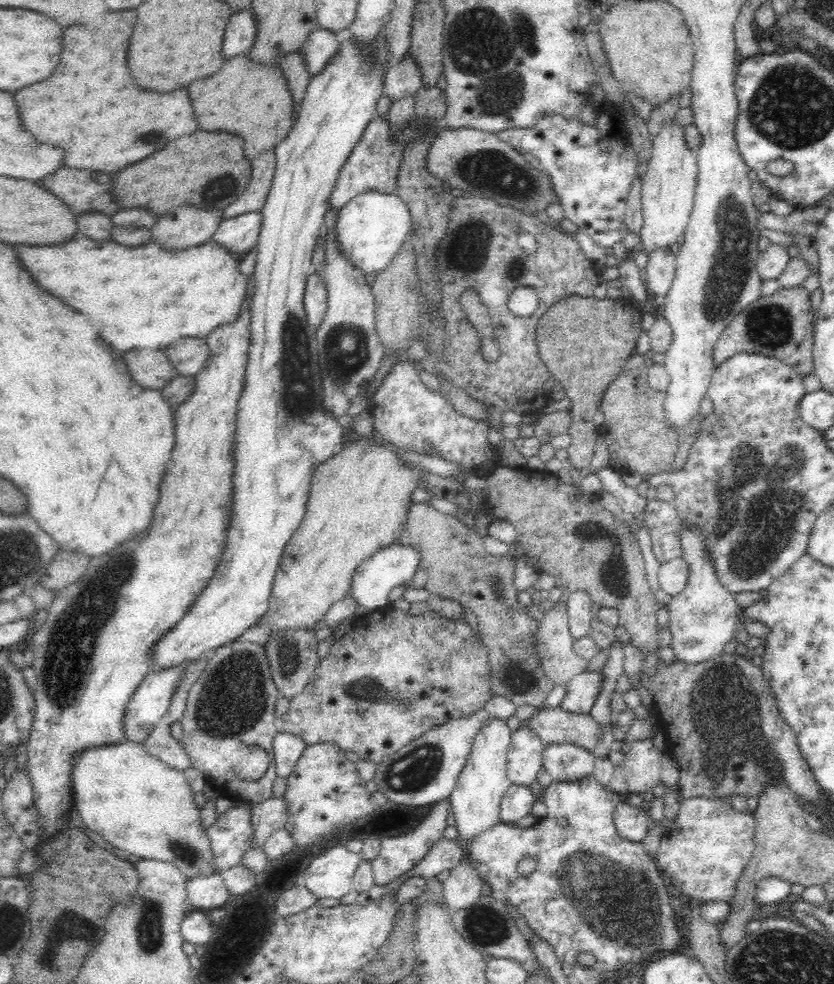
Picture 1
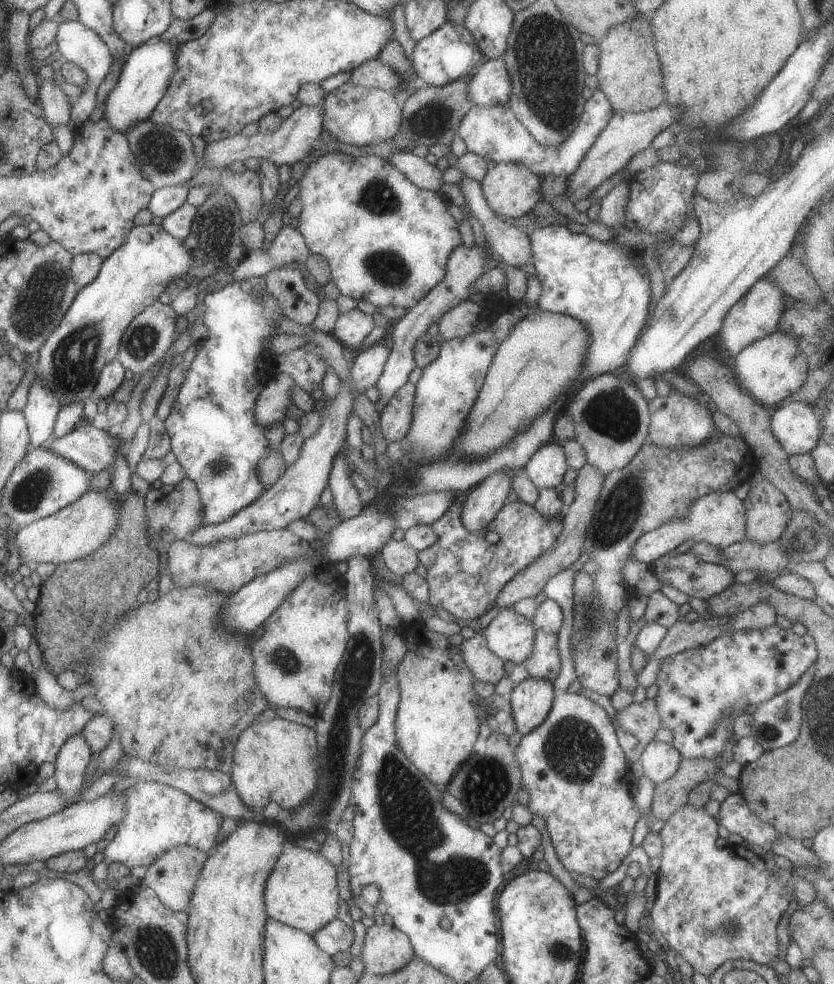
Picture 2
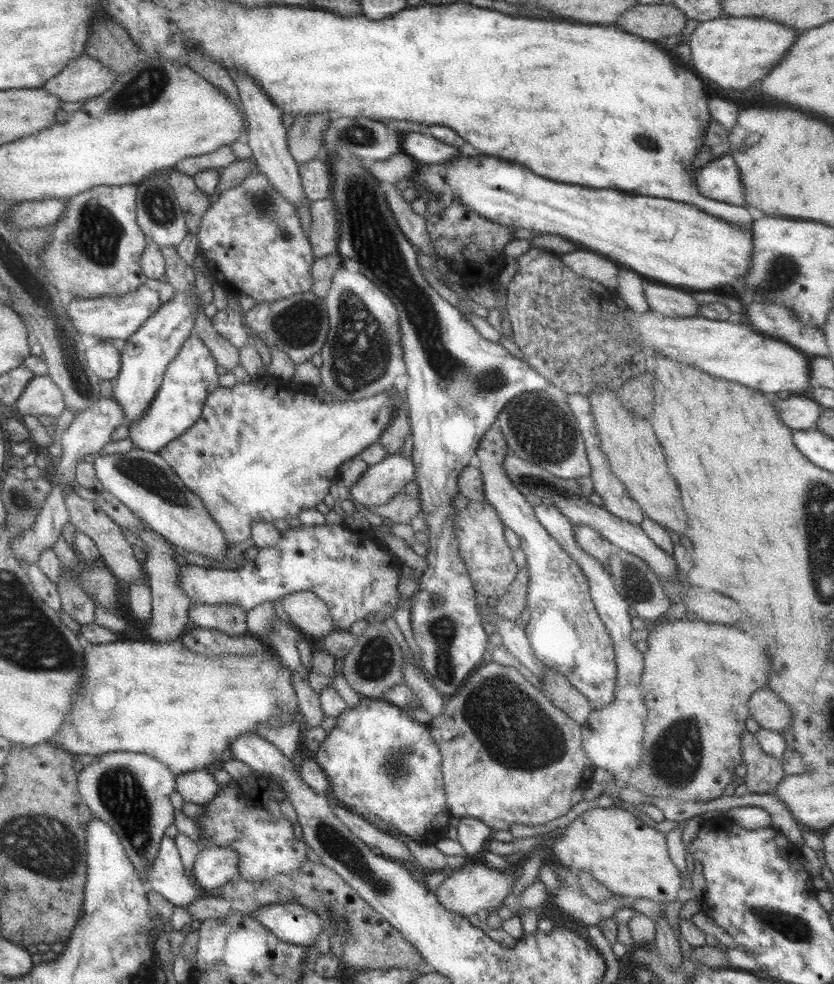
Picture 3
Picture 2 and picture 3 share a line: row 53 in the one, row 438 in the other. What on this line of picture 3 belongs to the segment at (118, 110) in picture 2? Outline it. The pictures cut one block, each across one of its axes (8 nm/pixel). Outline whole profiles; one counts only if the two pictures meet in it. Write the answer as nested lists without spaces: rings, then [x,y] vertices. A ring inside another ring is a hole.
[[[192,333],[165,370],[162,386],[156,392],[151,408],[142,419],[129,427],[129,436],[136,449],[158,453],[194,426],[202,416],[207,397],[219,387],[216,370],[218,365],[212,351],[200,337]]]

